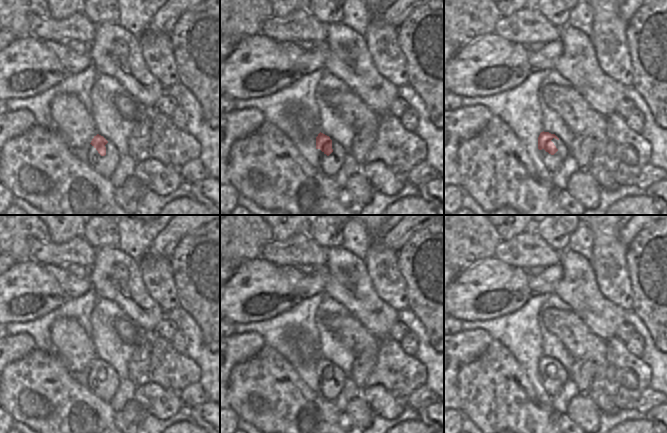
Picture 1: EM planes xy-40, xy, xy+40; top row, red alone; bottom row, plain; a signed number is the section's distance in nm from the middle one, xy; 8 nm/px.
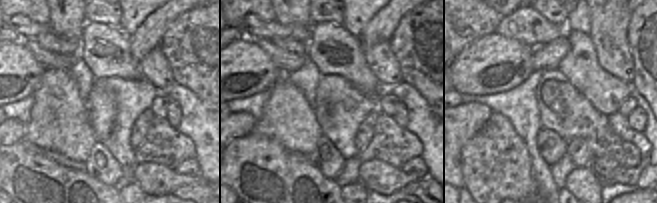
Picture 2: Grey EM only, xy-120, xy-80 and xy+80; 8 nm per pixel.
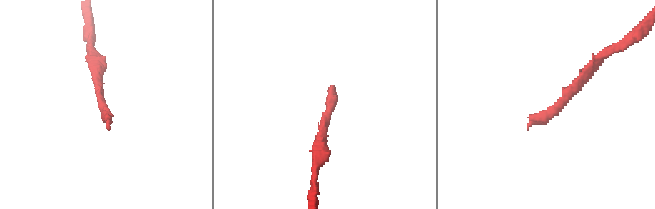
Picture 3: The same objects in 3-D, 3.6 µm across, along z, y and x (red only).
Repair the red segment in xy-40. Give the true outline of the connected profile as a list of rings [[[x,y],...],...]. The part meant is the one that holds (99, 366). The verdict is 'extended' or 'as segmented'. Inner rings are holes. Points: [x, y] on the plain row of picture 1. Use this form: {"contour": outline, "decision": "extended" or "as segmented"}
{"contour": [[[97,358],[88,369],[86,386],[101,400],[110,402],[120,385],[120,377],[108,363]]], "decision": "extended"}

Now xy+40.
{"contour": [[[541,356],[538,361],[540,381],[551,398],[560,393],[562,387],[569,379],[568,370],[555,358]]], "decision": "extended"}

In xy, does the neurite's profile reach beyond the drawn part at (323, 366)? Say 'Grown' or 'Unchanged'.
Grown

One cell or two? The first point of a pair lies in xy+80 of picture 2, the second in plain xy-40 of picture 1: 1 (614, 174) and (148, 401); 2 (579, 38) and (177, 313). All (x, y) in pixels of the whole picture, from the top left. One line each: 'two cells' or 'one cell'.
1: two cells
2: two cells

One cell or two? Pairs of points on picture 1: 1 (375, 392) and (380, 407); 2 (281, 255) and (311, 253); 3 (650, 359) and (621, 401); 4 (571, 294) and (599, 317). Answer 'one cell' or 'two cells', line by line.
1: one cell
2: one cell
3: two cells
4: one cell

